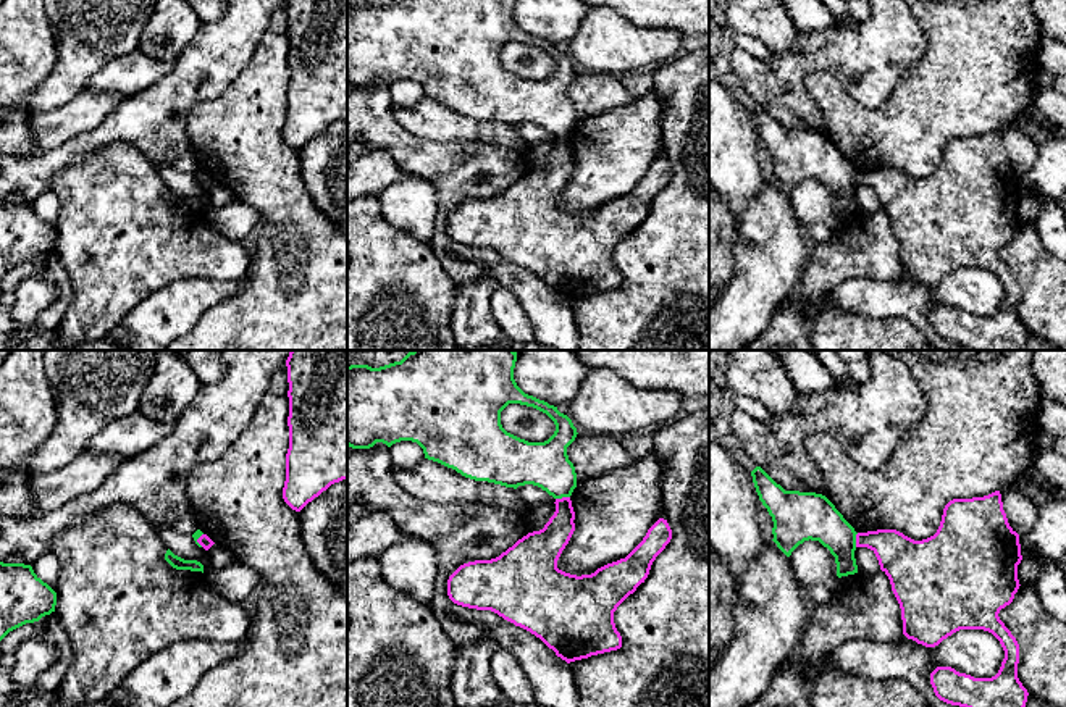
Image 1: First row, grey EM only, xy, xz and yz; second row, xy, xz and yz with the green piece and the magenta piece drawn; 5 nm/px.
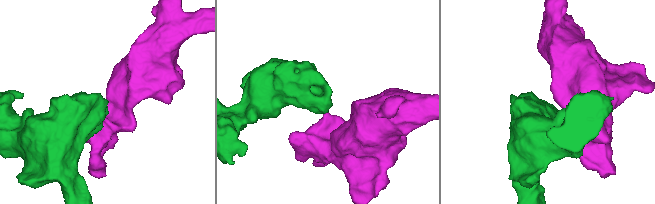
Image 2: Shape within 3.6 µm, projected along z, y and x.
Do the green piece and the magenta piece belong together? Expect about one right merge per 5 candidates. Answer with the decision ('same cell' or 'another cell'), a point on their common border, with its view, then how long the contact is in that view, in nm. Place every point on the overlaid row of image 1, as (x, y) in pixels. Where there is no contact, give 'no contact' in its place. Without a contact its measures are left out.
another cell | xz (562, 496) | 70 nm

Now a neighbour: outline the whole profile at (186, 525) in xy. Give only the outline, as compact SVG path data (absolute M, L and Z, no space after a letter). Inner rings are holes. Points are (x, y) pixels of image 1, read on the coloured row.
M187 512L178 521L174 521L173 526L178 533L187 536L192 536L199 529L197 521L191 512Z

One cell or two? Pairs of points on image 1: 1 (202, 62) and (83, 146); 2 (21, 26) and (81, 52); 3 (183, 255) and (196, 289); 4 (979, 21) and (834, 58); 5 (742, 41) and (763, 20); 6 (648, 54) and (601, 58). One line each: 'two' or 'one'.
1: one
2: two
3: two
4: two
5: two
6: one

